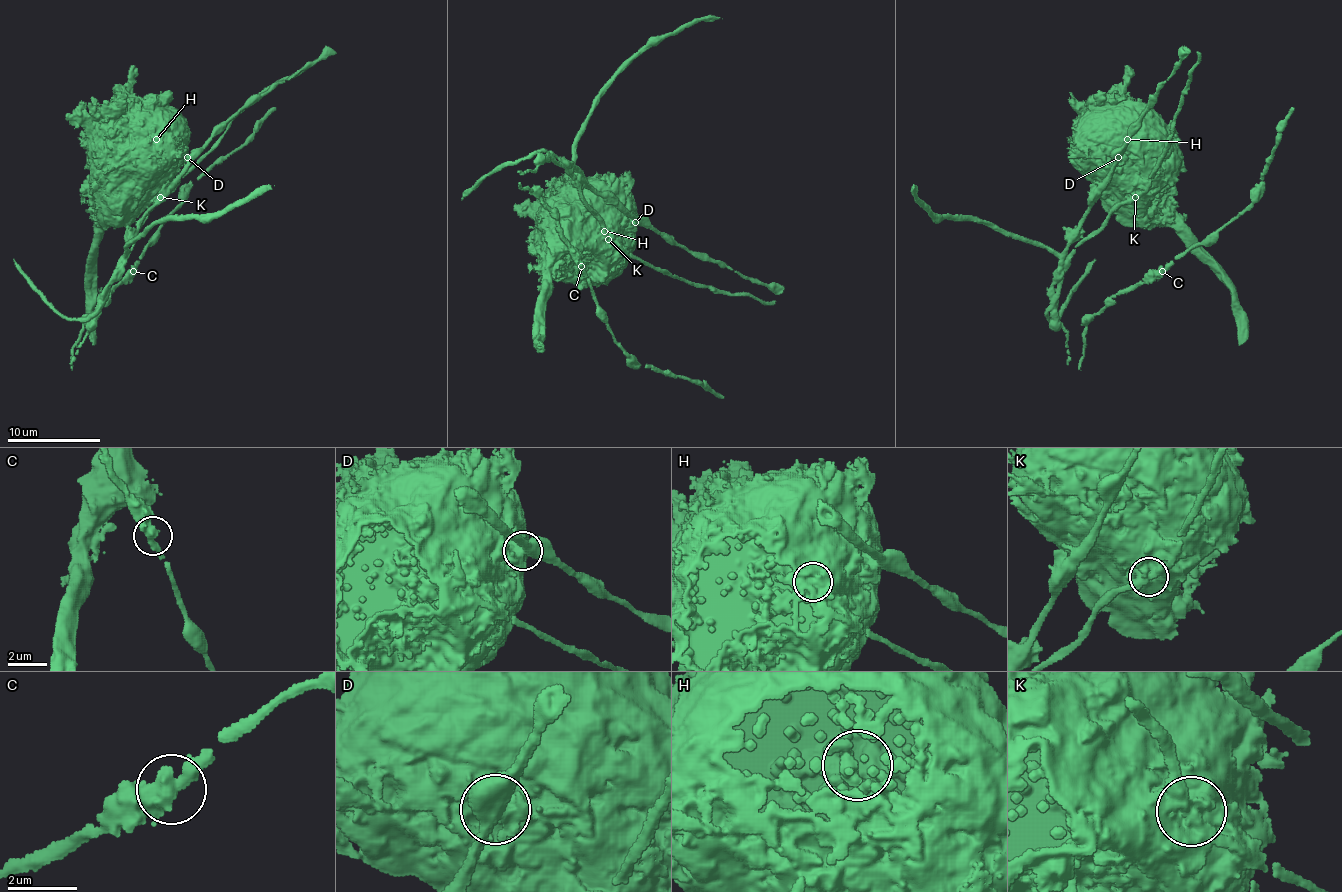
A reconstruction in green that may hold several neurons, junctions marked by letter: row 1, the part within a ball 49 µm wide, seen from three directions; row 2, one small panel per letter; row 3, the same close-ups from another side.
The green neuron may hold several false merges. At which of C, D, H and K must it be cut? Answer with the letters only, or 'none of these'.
D, K

